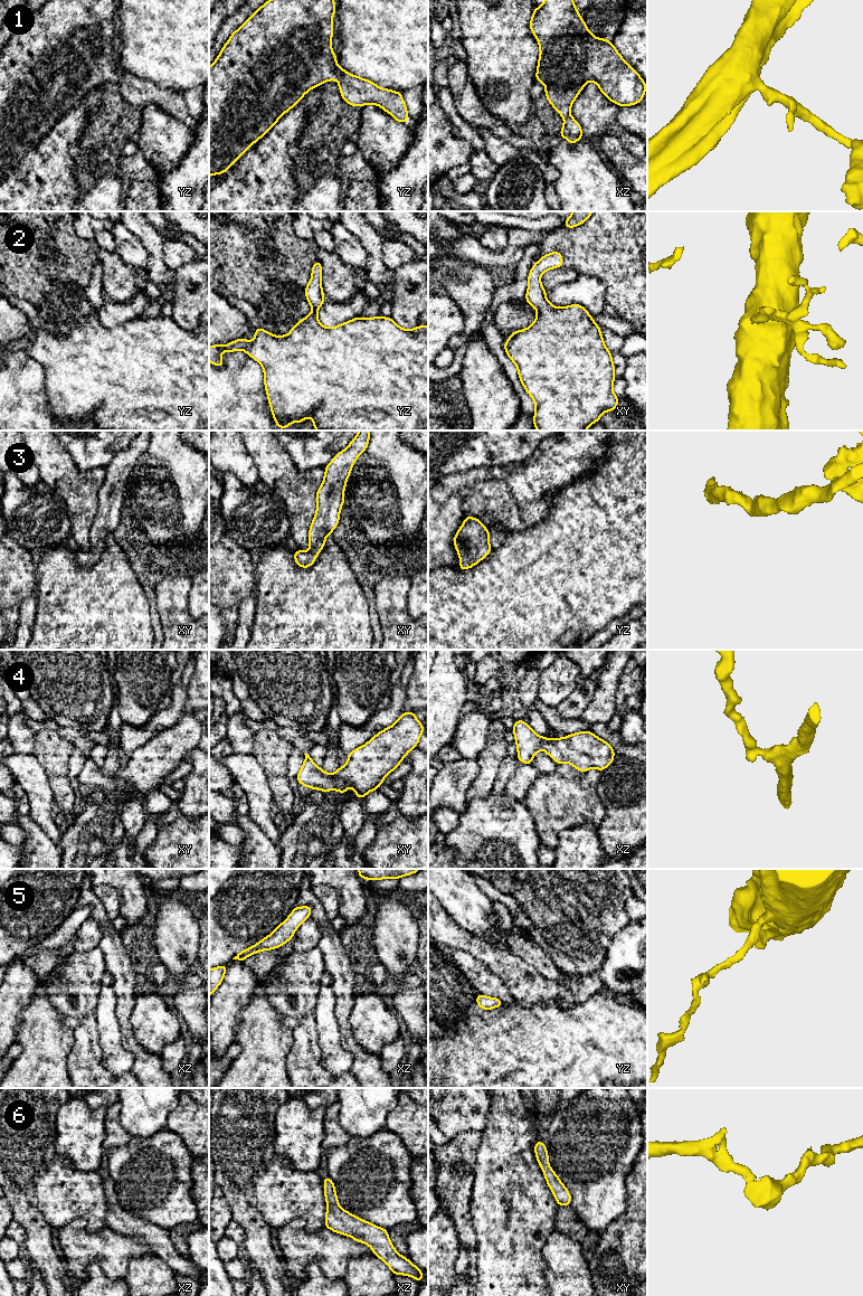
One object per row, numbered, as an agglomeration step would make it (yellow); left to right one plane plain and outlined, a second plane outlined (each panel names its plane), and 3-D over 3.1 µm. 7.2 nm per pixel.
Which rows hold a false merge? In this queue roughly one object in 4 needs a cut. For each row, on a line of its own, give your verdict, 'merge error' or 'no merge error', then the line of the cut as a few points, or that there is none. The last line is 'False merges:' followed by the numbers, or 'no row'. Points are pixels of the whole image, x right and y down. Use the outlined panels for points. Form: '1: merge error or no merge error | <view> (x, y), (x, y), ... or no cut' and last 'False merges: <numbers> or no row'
1: no merge error | no cut
2: no merge error | no cut
3: no merge error | no cut
4: no merge error | no cut
5: no merge error | no cut
6: no merge error | no cut
False merges: no row

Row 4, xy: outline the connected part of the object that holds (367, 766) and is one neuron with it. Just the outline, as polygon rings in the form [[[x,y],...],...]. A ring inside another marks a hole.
[[[402,712],[392,726],[348,754],[347,764],[334,774],[325,773],[309,754],[304,754],[305,759],[296,779],[301,785],[323,792],[331,789],[345,794],[350,786],[355,791],[355,797],[363,798],[369,792],[378,789],[383,778],[417,747],[424,730],[415,712]]]

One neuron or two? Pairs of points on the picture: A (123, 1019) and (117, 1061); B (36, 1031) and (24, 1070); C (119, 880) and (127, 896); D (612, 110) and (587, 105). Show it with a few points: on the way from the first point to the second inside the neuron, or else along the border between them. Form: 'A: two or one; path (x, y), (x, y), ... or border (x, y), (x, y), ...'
A: two; border (115, 1005), (122, 1043), (133, 1055)
B: one; path (36, 1041), (36, 1058), (34, 1060)
C: one; path (122, 883), (127, 889), (127, 892)
D: one; path (606, 110), (593, 110)

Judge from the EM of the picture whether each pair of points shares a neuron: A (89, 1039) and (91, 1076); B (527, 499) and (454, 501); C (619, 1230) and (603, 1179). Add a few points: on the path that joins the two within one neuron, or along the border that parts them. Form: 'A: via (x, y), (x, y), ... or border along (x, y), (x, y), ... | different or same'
A: via (89, 1048), (89, 1067) | same
B: via (509, 499), (472, 499) | same
C: border along (626, 1194), (626, 1209), (599, 1233) | different

